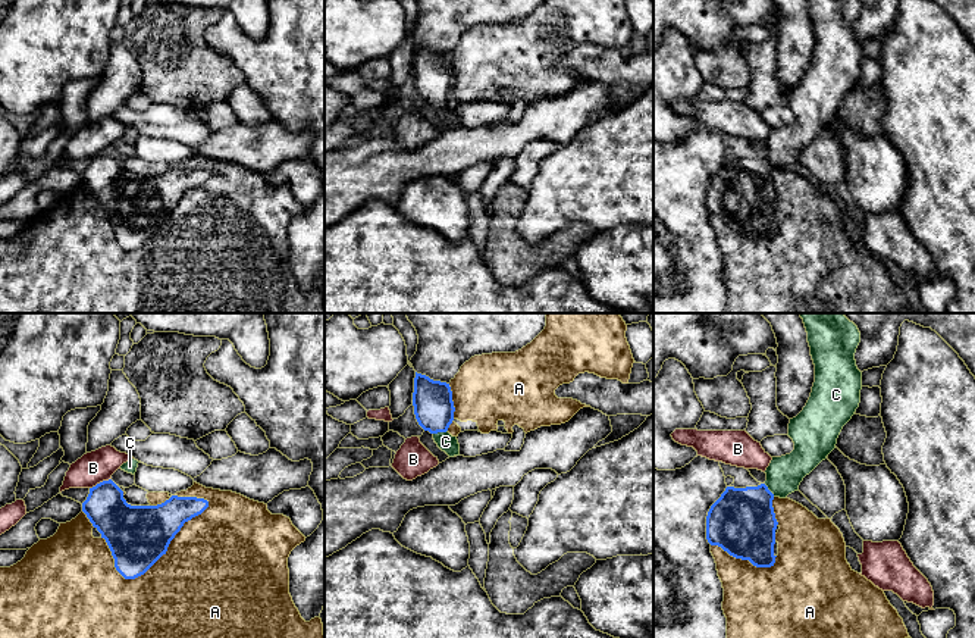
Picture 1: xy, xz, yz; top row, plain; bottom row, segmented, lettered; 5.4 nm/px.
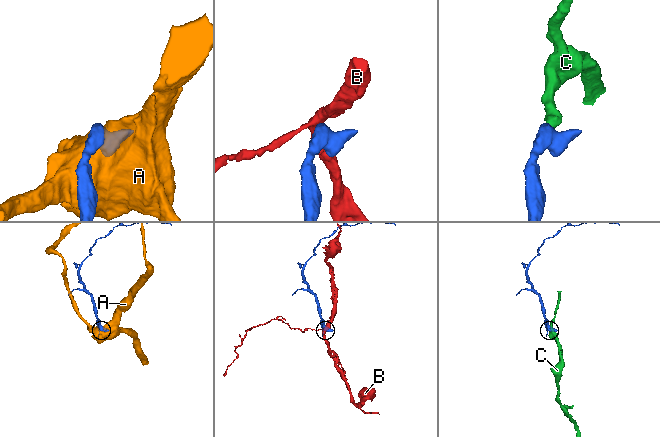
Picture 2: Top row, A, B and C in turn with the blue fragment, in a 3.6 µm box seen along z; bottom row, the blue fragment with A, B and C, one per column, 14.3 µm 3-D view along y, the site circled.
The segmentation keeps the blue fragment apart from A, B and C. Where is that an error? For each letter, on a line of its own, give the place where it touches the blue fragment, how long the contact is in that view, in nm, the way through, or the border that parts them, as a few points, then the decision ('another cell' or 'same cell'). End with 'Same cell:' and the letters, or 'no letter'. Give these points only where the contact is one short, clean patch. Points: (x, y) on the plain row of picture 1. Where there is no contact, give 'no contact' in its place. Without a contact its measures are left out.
A: xy (166, 219) | 650 nm | another cell
B: xy (100, 153) | 130 nm | along xy (110, 149), (90, 159) | another cell
C: xz (439, 102) | 80 nm | across xz (433, 78), (439, 102), (445, 112) | same cell
Same cell: C

